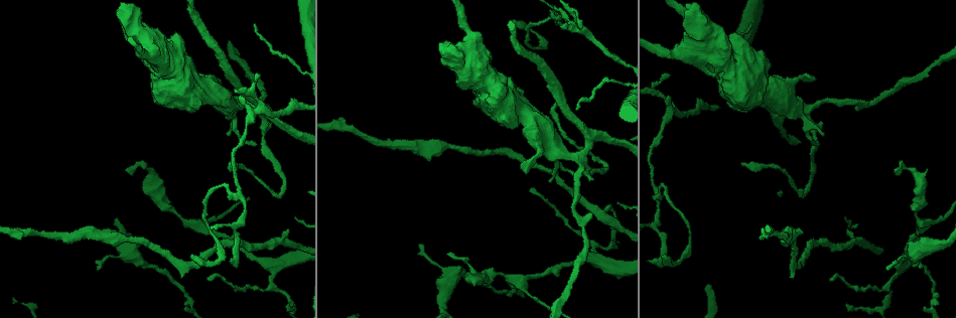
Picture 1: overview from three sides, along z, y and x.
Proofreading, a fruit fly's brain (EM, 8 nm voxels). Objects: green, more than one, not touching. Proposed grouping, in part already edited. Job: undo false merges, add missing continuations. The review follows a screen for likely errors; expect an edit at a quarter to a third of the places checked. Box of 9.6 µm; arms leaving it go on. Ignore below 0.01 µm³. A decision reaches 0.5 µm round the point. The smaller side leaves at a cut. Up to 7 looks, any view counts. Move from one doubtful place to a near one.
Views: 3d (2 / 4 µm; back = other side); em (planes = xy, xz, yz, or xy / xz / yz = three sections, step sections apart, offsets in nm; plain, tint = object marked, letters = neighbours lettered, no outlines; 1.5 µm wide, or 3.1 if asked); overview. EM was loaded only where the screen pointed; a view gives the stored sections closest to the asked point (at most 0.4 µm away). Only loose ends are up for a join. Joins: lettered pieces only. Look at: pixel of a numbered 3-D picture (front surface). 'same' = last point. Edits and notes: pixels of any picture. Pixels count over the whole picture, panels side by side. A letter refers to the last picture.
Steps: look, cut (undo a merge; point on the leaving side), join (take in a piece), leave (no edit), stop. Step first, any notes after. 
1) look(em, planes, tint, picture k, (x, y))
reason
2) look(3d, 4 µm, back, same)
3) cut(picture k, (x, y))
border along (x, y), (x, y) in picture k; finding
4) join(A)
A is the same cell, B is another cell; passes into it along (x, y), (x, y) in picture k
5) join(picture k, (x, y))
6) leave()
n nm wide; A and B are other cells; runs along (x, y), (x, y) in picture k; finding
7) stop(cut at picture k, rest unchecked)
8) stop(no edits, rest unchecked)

look(em, xz, step 8, tint, picture 1, (559, 18))
side arm on a straight run

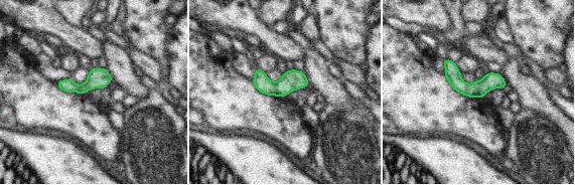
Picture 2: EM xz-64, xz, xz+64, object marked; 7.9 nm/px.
look(em, planes, tint, same)

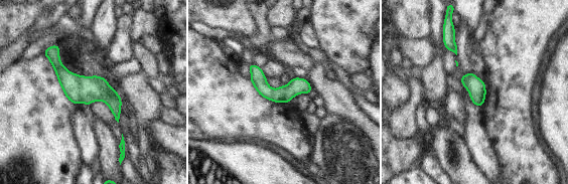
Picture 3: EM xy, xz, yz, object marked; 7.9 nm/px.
look(em, planes, letters, same)
what lies round it

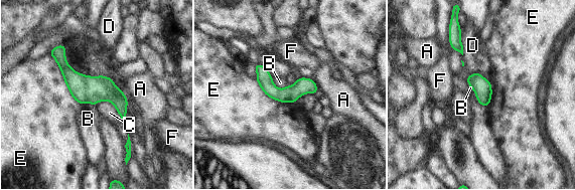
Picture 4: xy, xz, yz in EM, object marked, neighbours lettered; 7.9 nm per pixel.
leave()
140 nm wide; A, B, C, D, E and F are other cells; border along (95, 105), (109, 101), (122, 120) in picture 4; one neuron here

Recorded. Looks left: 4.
look(3d, 4 µm, picture 1, (253, 106))
four or more arms meet

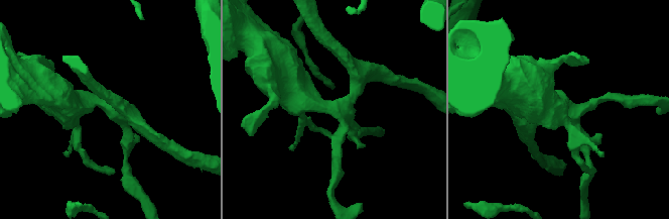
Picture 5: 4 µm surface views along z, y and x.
look(em, planes, tint, picture 5, (342, 103))
4 arms

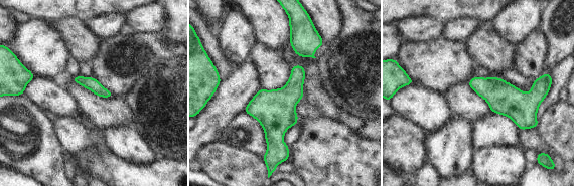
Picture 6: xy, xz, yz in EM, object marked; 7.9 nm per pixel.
look(em, planes, letters, same)
see the neighbours

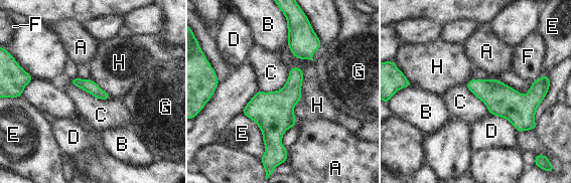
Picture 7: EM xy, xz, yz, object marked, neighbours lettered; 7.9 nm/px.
leave()
E touches over 380 nm; A, B, C, D, E, F, G and H are other cells; runs along (74, 81), (88, 84), (107, 97) in picture 7; one neuron here

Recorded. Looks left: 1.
stop(no edits, rest unchecked)

